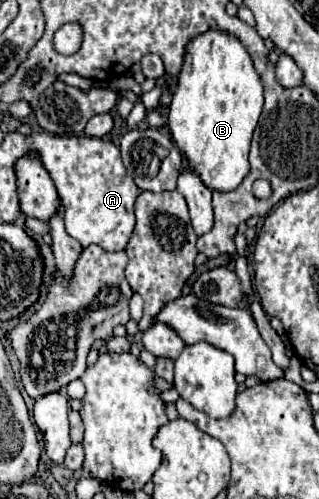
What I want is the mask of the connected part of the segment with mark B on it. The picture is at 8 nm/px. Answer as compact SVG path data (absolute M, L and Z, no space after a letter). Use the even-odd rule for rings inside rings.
M208 31L204 35L198 35L192 43L188 43L186 49L188 53L184 57L182 73L178 75L178 89L172 97L166 125L170 129L172 141L192 165L192 171L210 191L234 191L248 177L250 171L250 141L264 105L260 77L254 71L252 59L244 45L224 31Z

